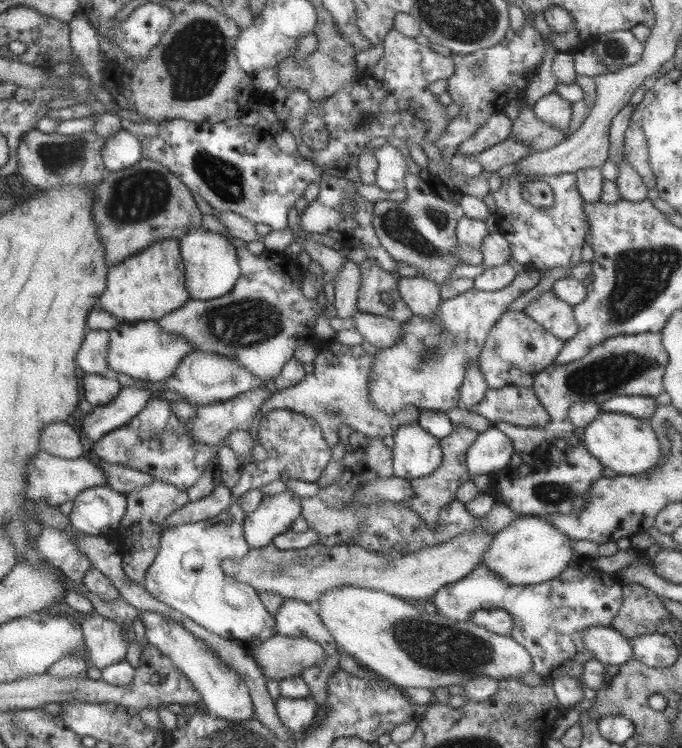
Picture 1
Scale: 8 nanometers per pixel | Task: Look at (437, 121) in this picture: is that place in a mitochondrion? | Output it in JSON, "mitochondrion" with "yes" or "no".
{"mitochondrion":"no"}

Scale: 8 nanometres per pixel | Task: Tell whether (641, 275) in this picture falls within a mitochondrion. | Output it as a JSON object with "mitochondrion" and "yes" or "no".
{"mitochondrion":"yes"}

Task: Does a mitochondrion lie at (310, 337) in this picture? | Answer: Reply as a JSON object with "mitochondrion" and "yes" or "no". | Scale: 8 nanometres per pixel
{"mitochondrion":"no"}

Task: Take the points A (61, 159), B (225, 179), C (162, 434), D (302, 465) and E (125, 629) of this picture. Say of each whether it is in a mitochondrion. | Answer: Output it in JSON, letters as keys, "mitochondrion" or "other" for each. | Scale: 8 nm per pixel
{"A":"mitochondrion","B":"mitochondrion","C":"mitochondrion","D":"other","E":"other"}

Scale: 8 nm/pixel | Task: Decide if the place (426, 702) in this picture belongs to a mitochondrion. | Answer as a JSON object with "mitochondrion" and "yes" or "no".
{"mitochondrion":"no"}

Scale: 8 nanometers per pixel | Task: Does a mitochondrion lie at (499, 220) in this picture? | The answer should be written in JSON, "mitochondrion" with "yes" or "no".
{"mitochondrion":"no"}

